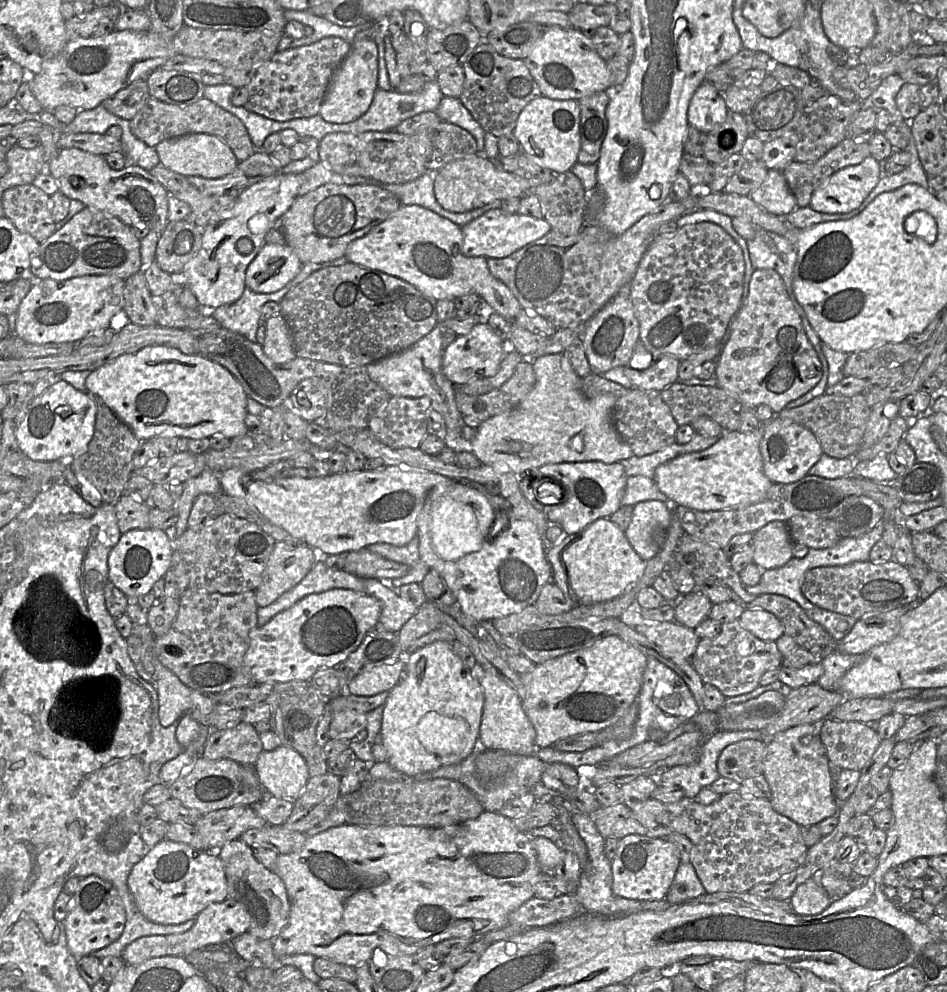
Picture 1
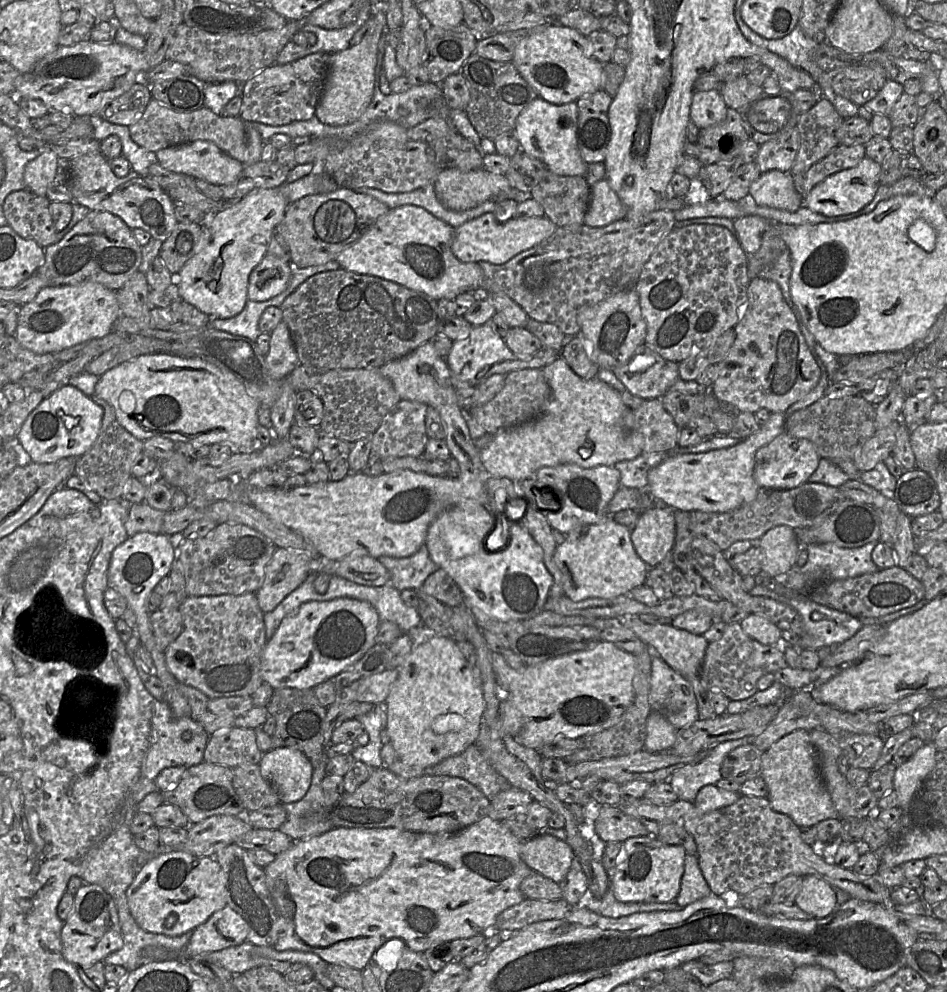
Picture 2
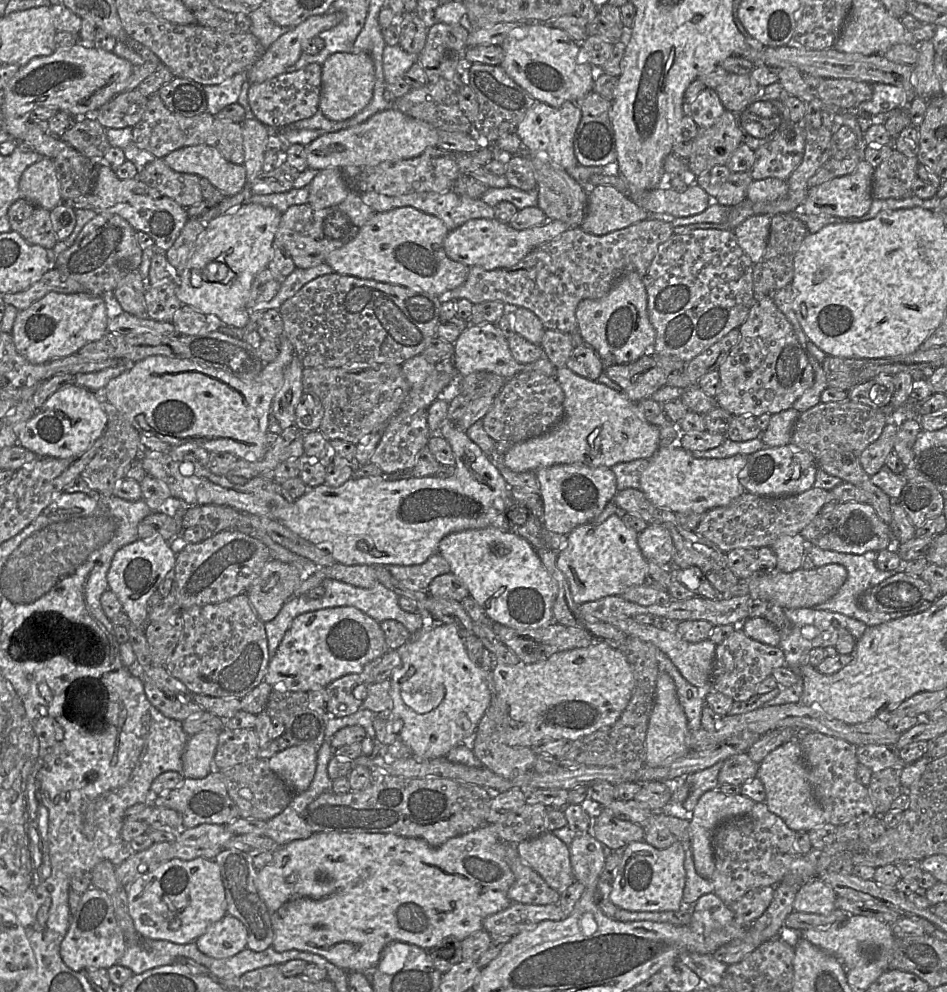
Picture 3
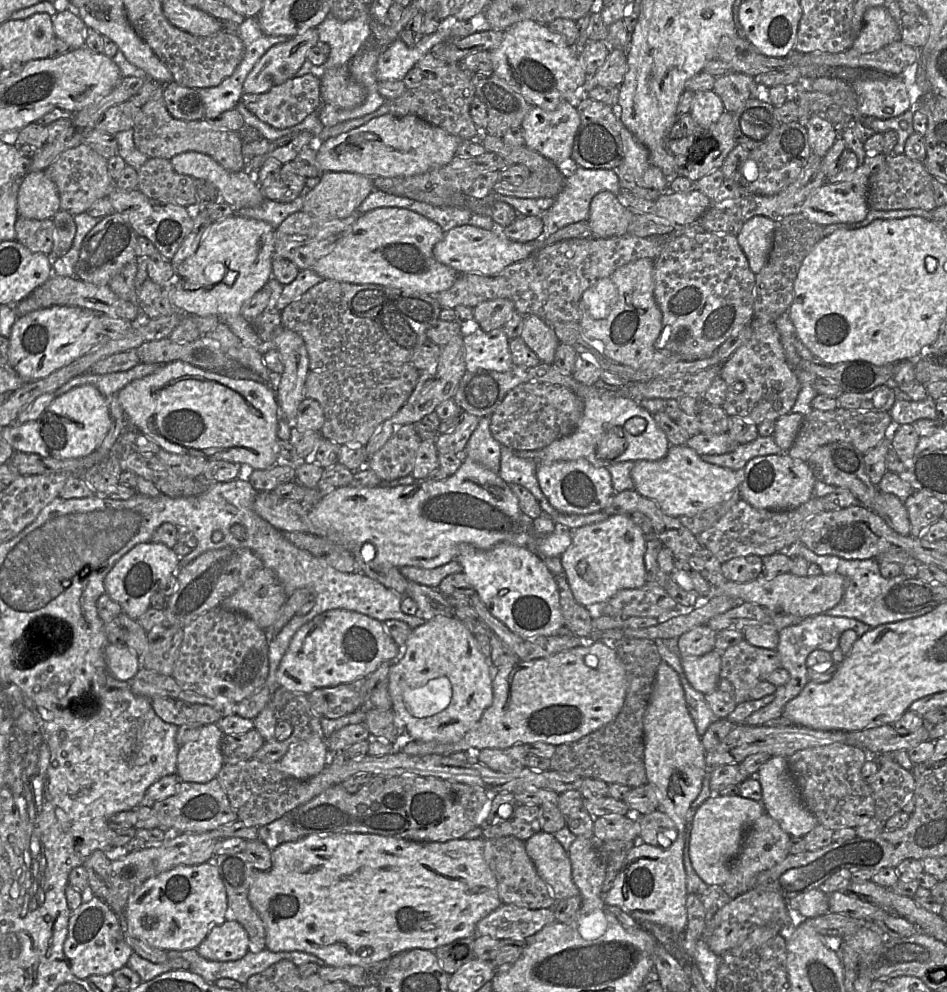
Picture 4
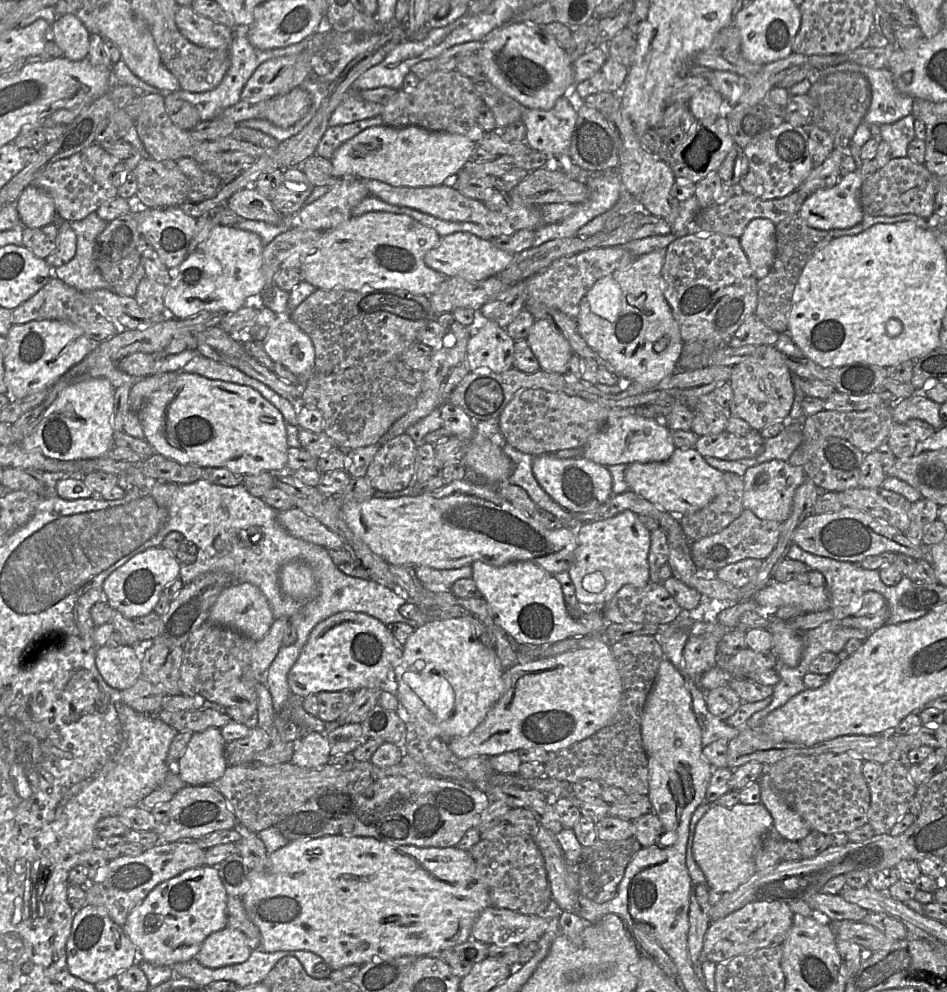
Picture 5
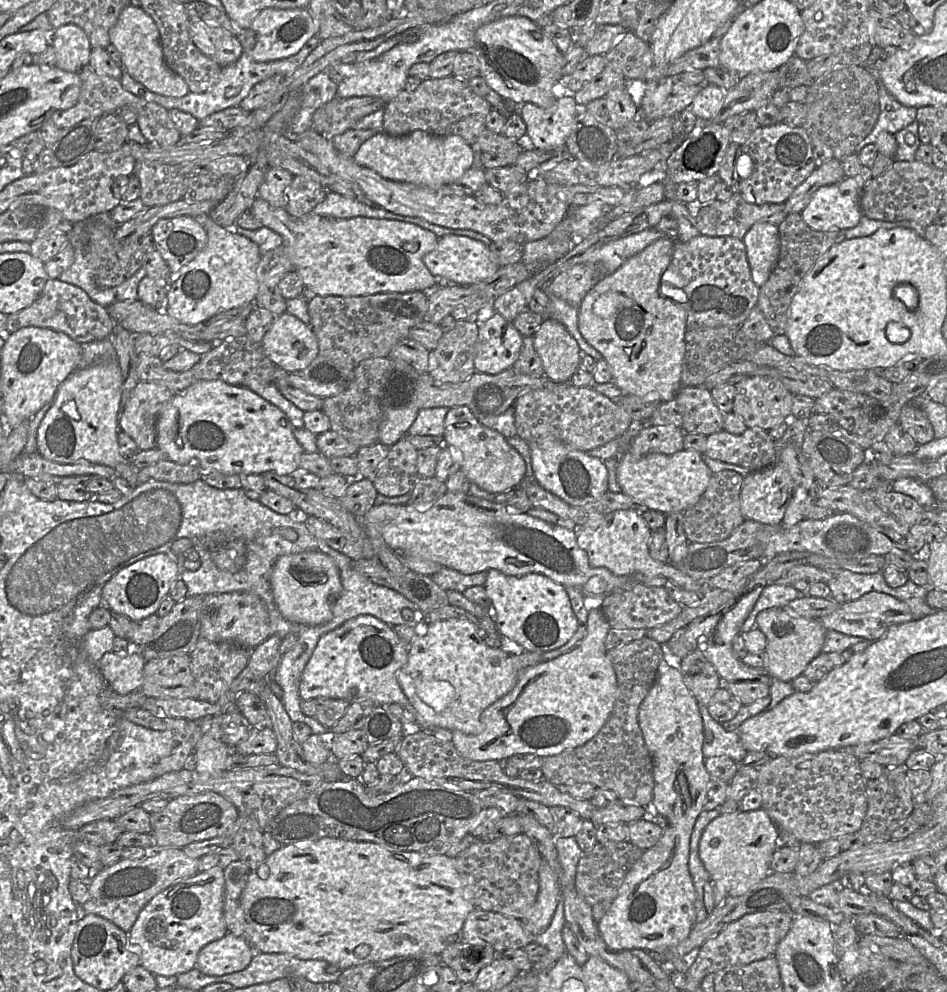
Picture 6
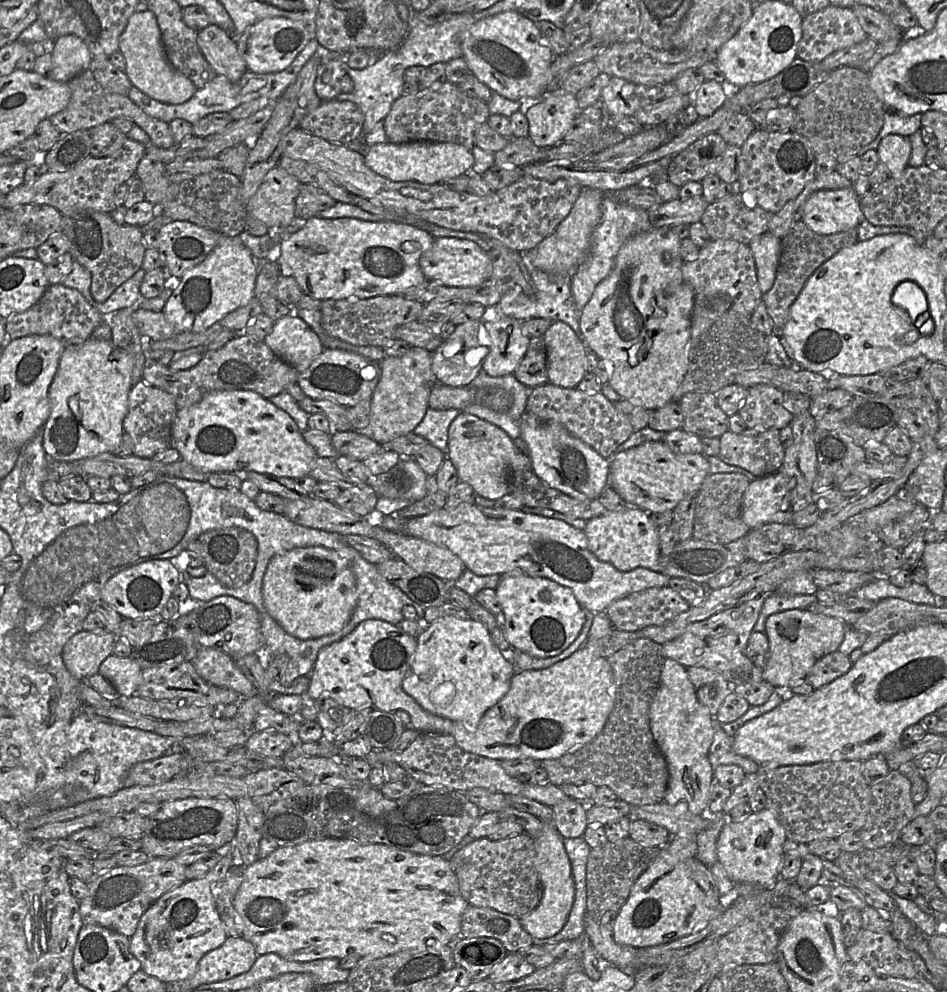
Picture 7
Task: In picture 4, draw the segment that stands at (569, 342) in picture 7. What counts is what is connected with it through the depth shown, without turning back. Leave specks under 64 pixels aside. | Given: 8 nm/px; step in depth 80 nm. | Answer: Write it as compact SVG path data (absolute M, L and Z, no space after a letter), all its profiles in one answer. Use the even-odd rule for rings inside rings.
M523 315L520 338L535 352L540 361L553 364L555 352L560 344L553 328L536 315Z

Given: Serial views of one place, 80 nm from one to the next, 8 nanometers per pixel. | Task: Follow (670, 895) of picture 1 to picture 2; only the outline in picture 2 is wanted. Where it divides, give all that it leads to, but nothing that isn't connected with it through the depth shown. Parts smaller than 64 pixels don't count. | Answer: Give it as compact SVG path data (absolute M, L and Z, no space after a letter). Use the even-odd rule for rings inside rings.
M686 853L680 891L674 902L682 908L710 893L710 887L699 868L697 856Z

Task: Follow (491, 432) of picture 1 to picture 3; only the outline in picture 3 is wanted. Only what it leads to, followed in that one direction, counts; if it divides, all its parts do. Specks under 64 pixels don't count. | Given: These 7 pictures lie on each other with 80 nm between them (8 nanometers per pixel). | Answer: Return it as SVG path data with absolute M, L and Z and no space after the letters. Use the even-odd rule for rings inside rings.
M567 366L556 369L555 379L565 395L563 419L540 436L510 445L502 456L507 468L514 472L536 471L557 464L611 468L621 462L651 458L657 452L659 428L647 421L637 403L626 394L583 378Z

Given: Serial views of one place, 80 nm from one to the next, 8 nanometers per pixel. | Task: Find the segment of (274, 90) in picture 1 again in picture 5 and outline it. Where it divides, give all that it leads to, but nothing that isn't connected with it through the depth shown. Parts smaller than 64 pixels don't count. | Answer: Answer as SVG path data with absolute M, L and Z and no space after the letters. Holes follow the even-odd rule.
M298 86L286 94L258 103L240 100L234 106L225 109L218 117L238 125L249 119L263 119L280 128L289 128L308 113L311 103L309 93Z

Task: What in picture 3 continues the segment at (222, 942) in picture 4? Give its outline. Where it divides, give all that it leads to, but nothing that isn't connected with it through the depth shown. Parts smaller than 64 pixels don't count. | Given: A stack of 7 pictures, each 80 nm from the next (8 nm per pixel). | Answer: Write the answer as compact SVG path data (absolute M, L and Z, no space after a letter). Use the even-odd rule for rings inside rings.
M226 914L209 926L195 944L203 954L216 958L230 958L247 947L247 929L237 918Z

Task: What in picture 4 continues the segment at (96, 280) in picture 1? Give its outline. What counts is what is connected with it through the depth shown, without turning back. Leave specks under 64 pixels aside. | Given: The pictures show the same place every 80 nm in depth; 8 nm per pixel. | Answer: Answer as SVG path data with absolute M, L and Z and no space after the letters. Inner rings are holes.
M54 305L17 317L9 337L8 358L10 364L25 383L46 378L51 373L71 364L87 354L100 341L98 334L99 314L103 313L77 306Z

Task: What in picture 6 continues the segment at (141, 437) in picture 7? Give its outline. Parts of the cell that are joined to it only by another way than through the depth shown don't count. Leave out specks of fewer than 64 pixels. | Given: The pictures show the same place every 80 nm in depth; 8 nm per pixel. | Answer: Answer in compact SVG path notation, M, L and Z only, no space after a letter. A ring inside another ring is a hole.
M139 380L130 393L119 417L120 429L137 444L139 450L156 448L157 421L159 415L174 394L165 386L155 382Z

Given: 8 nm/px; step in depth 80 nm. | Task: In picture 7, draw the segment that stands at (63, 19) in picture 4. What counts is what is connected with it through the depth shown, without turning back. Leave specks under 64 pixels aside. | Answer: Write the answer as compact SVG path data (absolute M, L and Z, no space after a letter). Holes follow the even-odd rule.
M64 35L53 41L52 56L51 78L64 83L89 69L92 60L86 43L75 35Z

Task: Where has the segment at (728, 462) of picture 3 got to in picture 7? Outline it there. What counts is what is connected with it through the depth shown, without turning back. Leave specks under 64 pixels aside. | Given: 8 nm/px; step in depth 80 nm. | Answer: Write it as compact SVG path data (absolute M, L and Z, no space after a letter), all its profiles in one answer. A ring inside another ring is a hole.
M649 441L615 454L610 463L609 484L626 505L639 507L648 513L673 510L688 495L696 495L709 475L709 463L702 453L674 453L664 441Z

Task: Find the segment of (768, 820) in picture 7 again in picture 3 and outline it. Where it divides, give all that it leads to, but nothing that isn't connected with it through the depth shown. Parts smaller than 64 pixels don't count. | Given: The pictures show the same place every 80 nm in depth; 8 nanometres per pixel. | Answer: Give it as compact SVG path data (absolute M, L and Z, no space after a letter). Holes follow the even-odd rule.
M719 789L705 792L698 800L691 813L690 821L690 845L696 872L703 878L711 880L715 871L715 859L713 852L713 836L716 828L725 820L742 816L751 811L756 802L742 794L728 795Z

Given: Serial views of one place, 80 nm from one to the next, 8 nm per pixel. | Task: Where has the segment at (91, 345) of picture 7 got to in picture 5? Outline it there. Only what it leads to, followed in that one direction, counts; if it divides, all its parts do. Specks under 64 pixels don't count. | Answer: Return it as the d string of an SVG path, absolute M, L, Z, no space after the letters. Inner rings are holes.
M91 378L86 381L82 381L80 383L71 385L61 391L57 399L45 410L44 414L40 415L40 420L39 423L35 426L35 428L32 430L32 432L26 436L20 443L14 443L14 444L20 444L24 449L29 450L29 451L38 451L42 453L44 456L52 458L52 459L57 459L57 460L83 460L83 459L95 459L95 458L100 458L104 457L104 455L112 448L115 446L114 444L114 431L112 427L112 416L114 412L114 394L115 394L115 388L112 386L110 381L105 378Z

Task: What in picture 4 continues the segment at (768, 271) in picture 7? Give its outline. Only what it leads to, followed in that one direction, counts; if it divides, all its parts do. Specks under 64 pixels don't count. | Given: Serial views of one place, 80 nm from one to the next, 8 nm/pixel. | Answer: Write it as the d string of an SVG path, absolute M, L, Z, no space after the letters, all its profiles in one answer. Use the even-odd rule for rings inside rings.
M753 216L737 234L738 243L746 255L754 274L767 262L775 229L775 222L766 216Z

